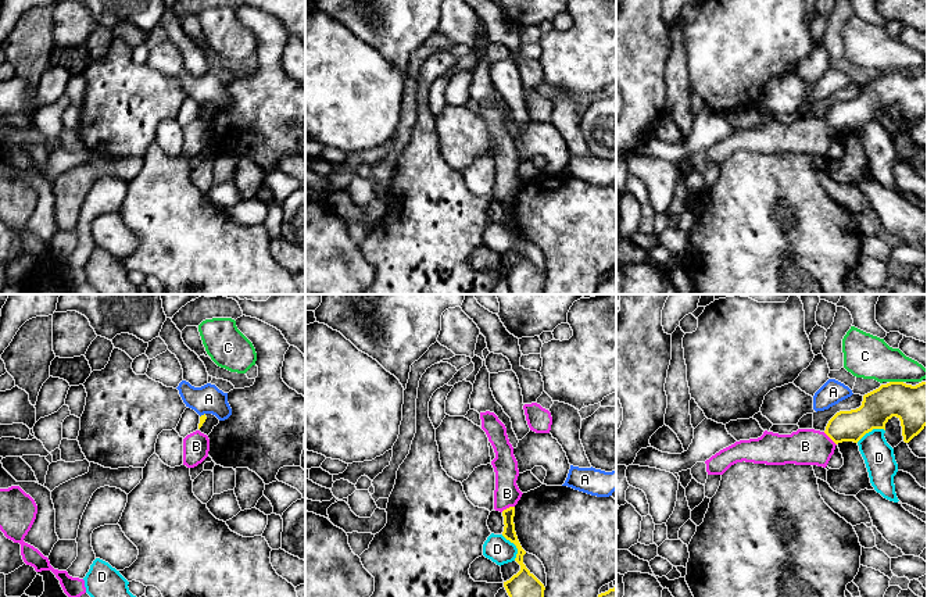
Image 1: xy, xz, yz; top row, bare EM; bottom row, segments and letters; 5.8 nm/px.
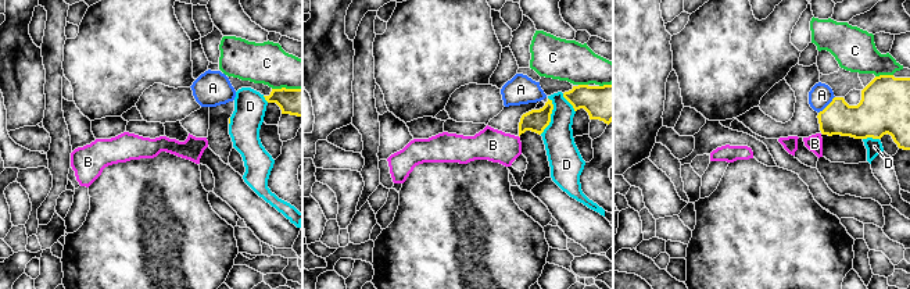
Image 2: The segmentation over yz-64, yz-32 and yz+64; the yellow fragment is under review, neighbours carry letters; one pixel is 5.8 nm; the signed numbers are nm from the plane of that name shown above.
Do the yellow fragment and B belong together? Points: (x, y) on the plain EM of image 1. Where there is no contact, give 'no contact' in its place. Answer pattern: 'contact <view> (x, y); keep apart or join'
contact xz (507, 197); keep apart

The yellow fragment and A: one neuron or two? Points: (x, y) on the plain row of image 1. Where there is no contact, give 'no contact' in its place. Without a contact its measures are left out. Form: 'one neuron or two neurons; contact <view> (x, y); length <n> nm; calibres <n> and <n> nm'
two neurons; contact xy (201, 104); length 40 nm; calibres 40 and 170 nm

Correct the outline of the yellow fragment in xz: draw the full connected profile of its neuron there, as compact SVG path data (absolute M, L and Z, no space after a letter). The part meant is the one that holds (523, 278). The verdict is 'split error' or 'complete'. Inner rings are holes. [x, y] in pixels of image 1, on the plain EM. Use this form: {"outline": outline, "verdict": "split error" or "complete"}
{"outline": "M515 196L504 199L502 205L505 214L502 225L516 235L518 243L515 250L520 254L520 260L504 271L511 294L544 294L545 276L523 253L526 240L522 237L515 221Z", "verdict": "complete"}

